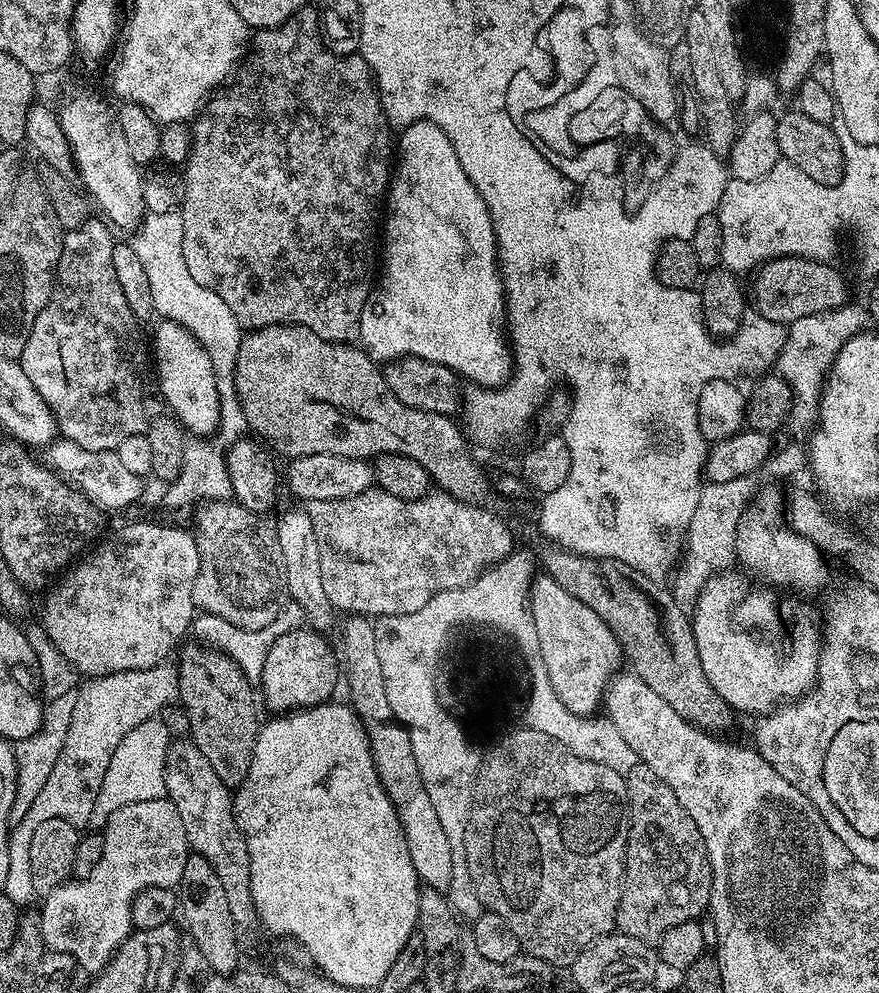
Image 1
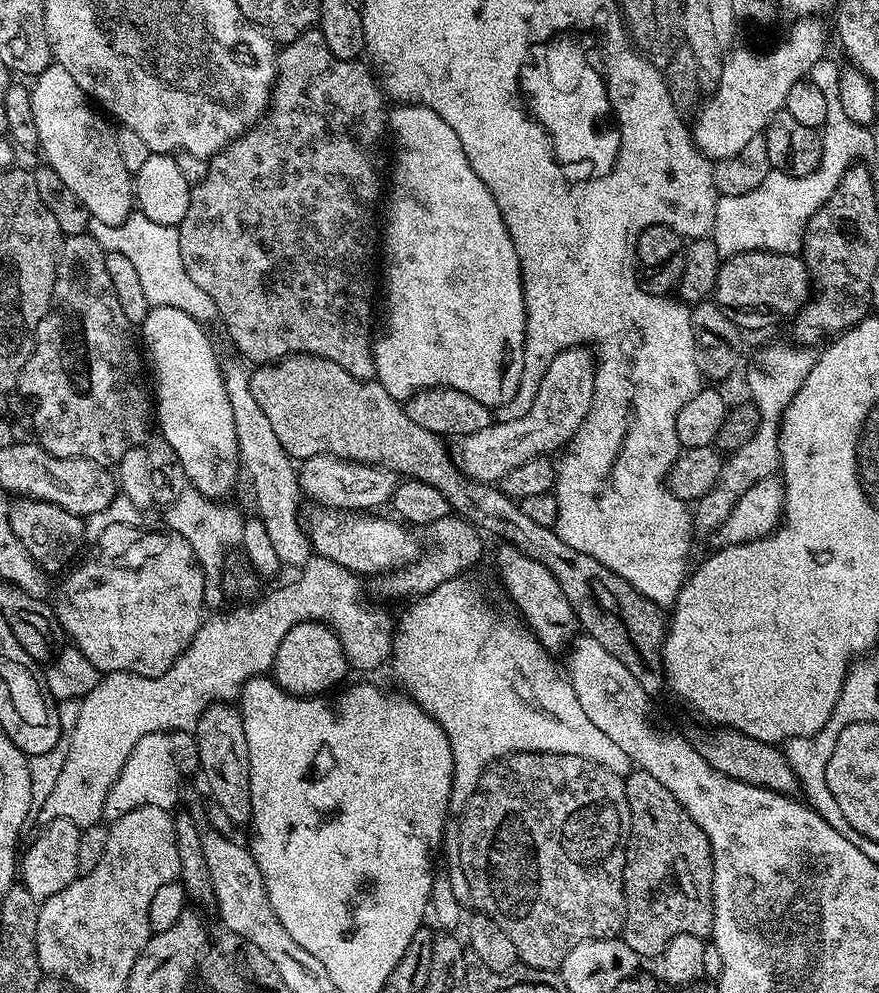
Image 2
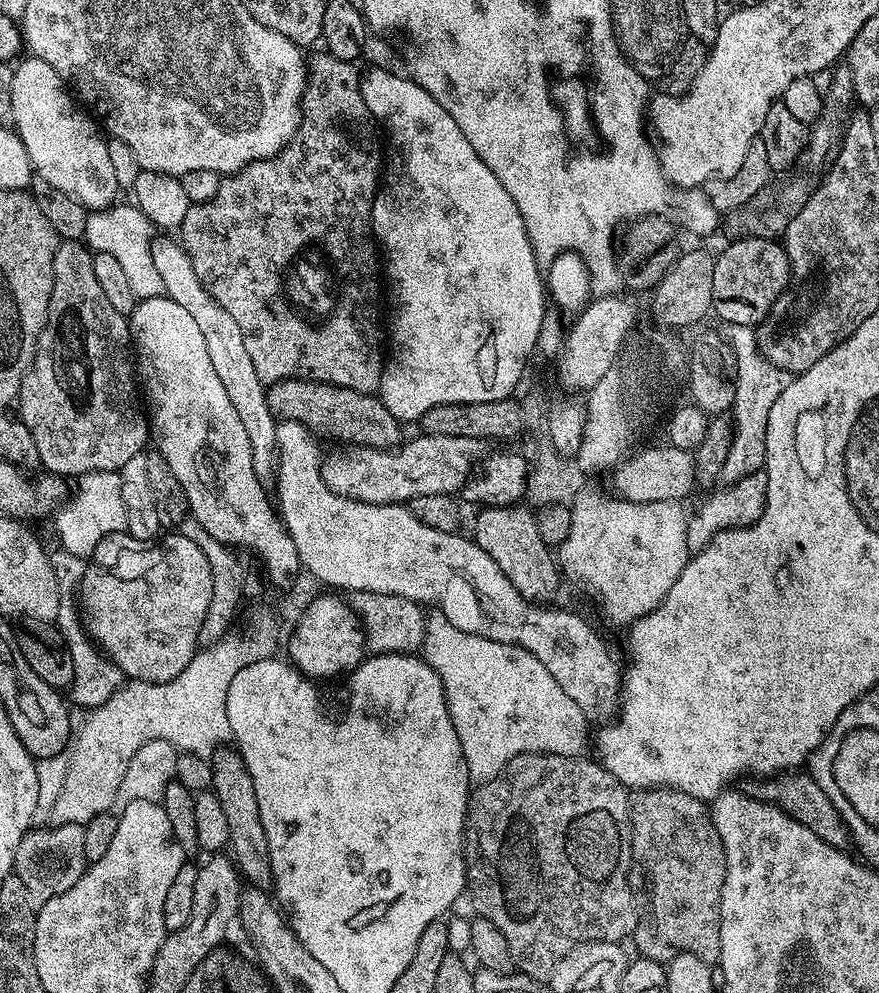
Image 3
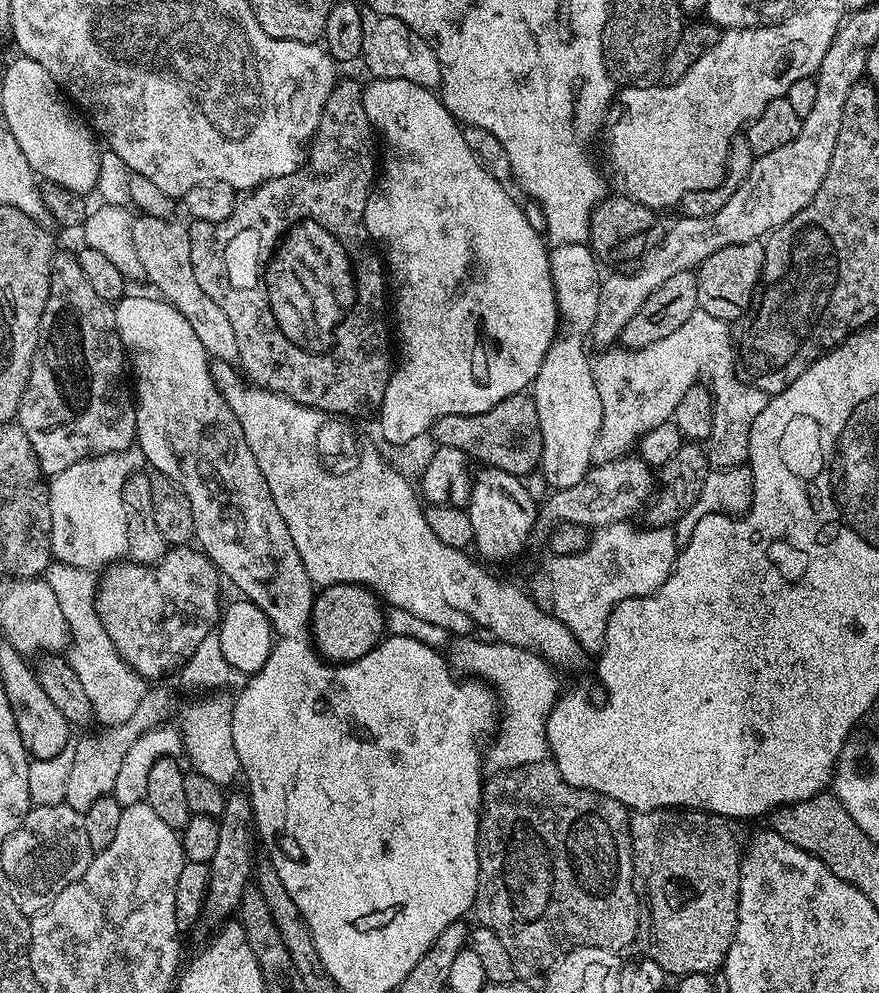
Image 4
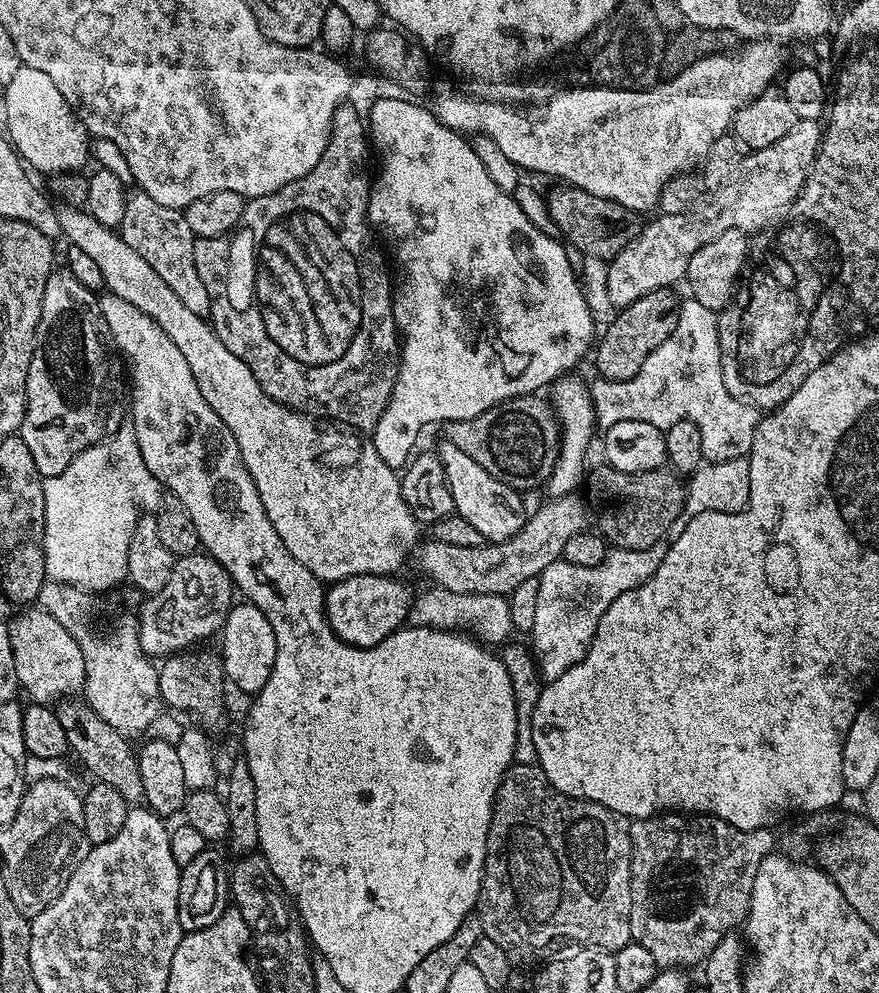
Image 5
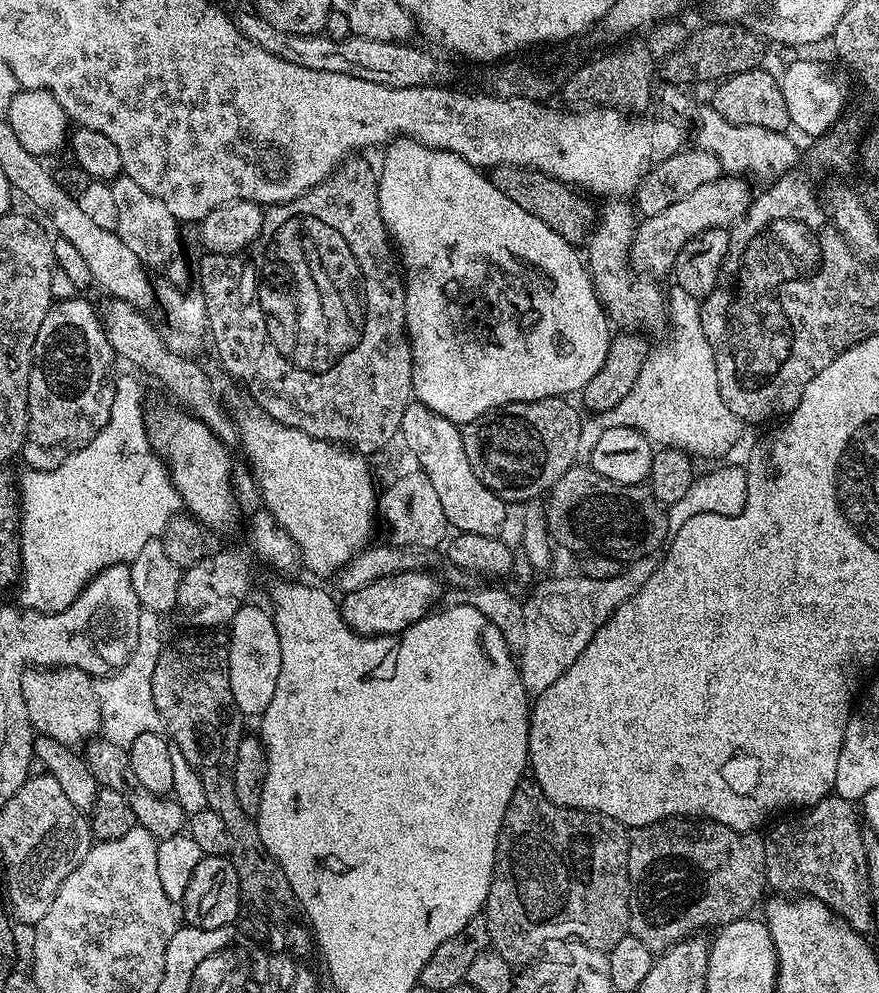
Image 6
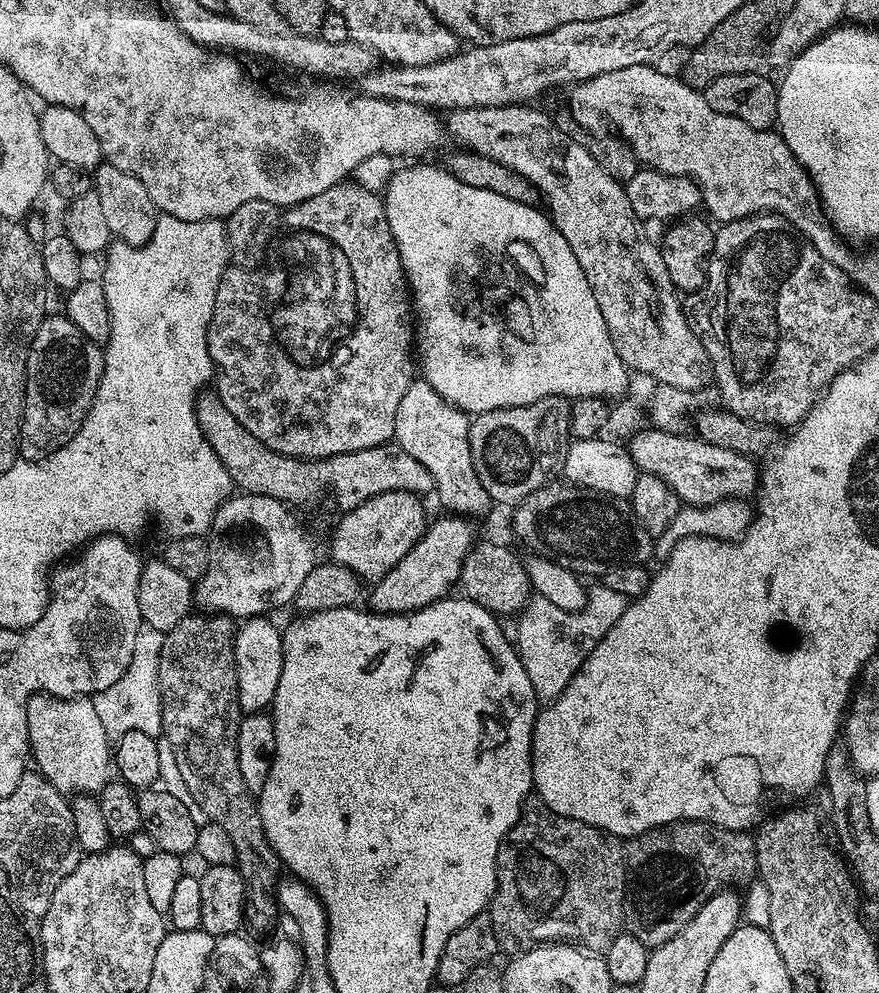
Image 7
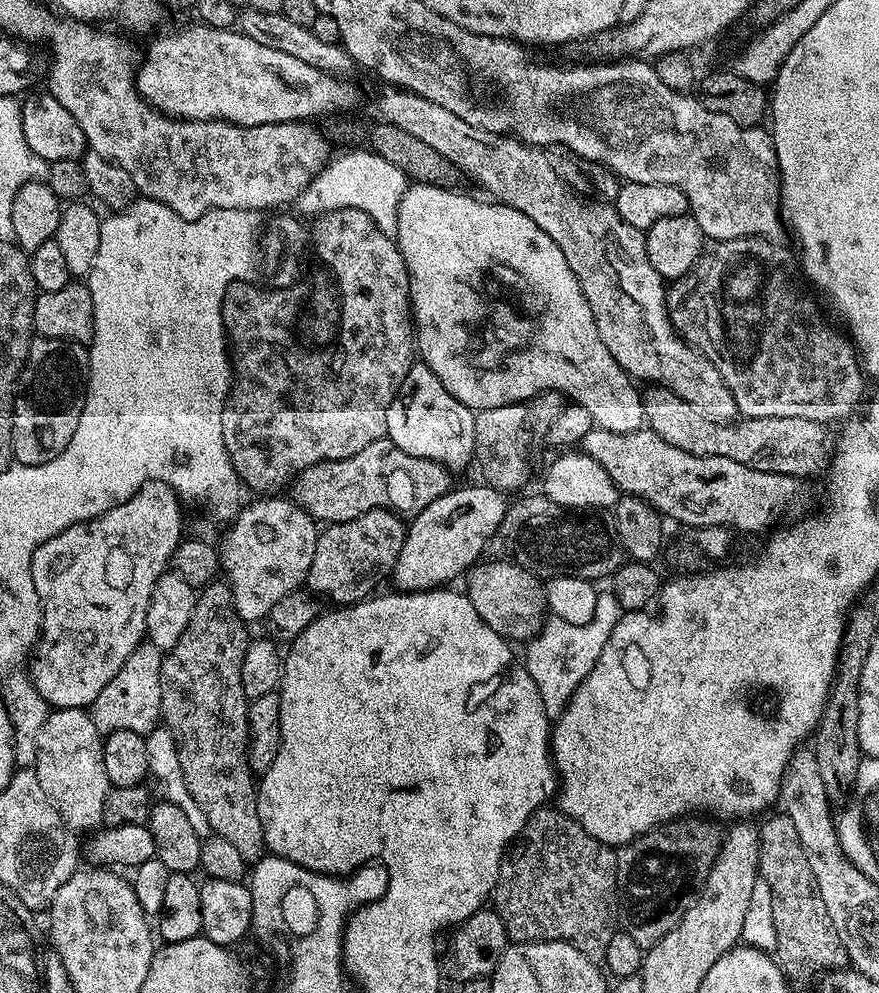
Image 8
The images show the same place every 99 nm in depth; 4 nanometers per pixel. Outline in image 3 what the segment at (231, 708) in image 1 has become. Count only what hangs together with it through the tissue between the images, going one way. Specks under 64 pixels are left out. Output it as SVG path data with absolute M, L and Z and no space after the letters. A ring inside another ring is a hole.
M225 746L212 757L213 780L211 791L215 792L222 811L230 825L228 848L230 855L240 869L241 877L253 888L272 888L272 867L270 866L270 842L266 842L266 830L262 830L262 818L258 814L258 794L254 794L254 782L250 770L246 770L240 753Z

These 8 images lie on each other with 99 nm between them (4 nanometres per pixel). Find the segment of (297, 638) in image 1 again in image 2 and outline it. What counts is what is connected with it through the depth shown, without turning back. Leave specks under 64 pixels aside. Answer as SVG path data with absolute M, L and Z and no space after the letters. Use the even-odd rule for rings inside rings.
M307 620L294 626L294 630L290 630L286 638L282 638L282 646L278 646L278 654L270 672L277 686L285 688L291 696L316 698L321 694L331 693L331 688L344 675L349 675L350 669L336 631L321 621Z

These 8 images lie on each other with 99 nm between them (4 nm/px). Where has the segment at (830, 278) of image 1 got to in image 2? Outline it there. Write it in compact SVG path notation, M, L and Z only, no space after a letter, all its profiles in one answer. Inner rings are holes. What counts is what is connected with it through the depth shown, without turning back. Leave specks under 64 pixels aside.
M740 252L737 256L729 256L723 261L716 279L715 303L742 330L748 328L768 328L779 320L787 321L795 317L810 298L814 285L808 275L808 267L799 255L787 256L777 252Z

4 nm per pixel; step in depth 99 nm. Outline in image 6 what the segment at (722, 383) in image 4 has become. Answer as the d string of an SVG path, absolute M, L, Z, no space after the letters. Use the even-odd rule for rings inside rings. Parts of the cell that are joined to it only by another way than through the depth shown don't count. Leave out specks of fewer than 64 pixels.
M672 286L667 289L666 303L668 324L672 328L668 345L657 352L656 349L649 351L642 374L638 374L638 382L634 382L634 390L609 412L603 413L603 427L636 428L653 445L683 448L696 458L724 456L739 442L746 428L722 398L714 350L702 328L701 301L694 294Z

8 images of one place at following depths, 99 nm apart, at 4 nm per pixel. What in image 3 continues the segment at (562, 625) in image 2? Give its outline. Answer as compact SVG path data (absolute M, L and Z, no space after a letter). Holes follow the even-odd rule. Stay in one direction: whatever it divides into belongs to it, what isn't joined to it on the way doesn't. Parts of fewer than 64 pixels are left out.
M513 506L510 508L484 508L476 516L474 539L494 562L502 569L502 574L514 582L514 590L522 594L531 604L551 605L560 588L562 573L558 567L553 549L542 542L531 507Z

